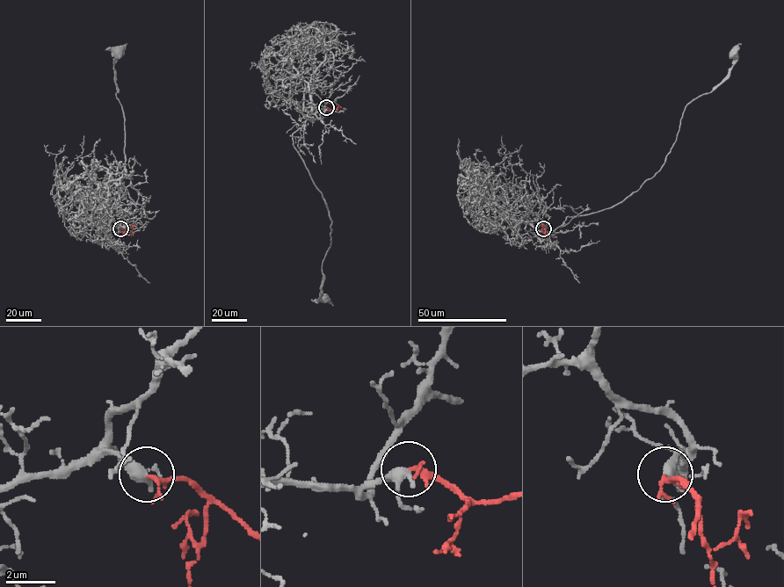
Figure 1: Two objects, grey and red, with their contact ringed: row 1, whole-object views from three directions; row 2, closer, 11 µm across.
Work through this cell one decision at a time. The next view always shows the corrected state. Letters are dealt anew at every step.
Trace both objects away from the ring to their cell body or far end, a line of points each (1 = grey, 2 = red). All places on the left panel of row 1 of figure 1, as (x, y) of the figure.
1: (120, 228), (105, 232), (86, 216), (115, 196), (126, 171), (125, 118), (114, 82), (119, 53)
2: (120, 228), (130, 233), (134, 223)

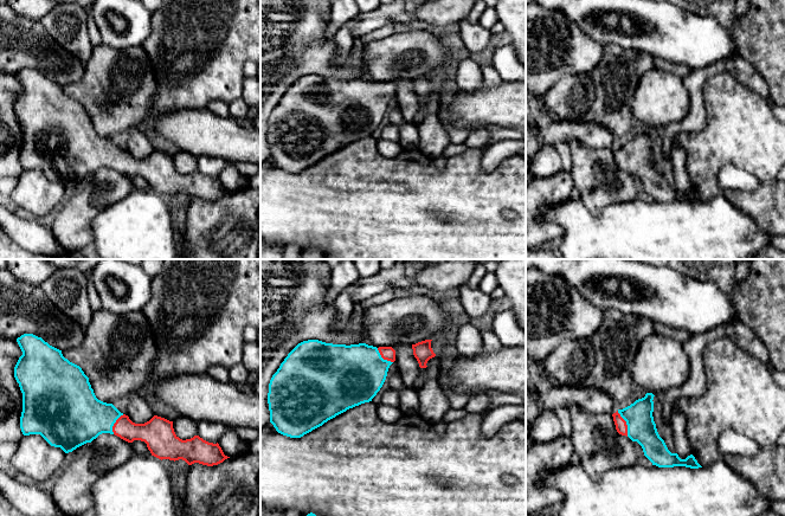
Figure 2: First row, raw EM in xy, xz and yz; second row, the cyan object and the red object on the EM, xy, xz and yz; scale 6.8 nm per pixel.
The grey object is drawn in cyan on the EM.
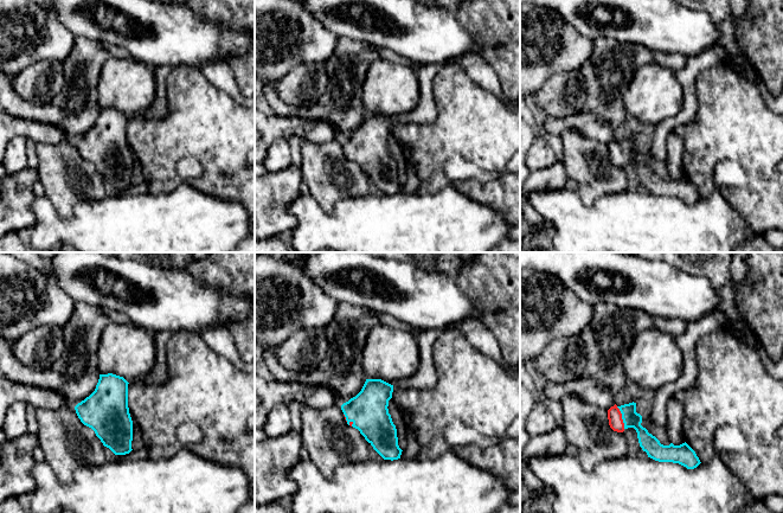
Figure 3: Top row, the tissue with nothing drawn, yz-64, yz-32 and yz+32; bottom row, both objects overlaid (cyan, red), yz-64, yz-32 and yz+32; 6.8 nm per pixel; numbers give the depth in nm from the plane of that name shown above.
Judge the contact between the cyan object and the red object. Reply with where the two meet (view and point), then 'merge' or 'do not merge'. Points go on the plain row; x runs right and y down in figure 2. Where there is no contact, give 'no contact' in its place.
meets cyan in yz at (626, 159); merge

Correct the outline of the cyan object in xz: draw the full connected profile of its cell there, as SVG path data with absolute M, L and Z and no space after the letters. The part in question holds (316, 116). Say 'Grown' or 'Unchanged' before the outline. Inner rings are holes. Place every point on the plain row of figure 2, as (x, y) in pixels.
Grown. M303 76L288 89L270 115L270 157L281 169L301 173L347 144L372 136L394 96L392 82Z

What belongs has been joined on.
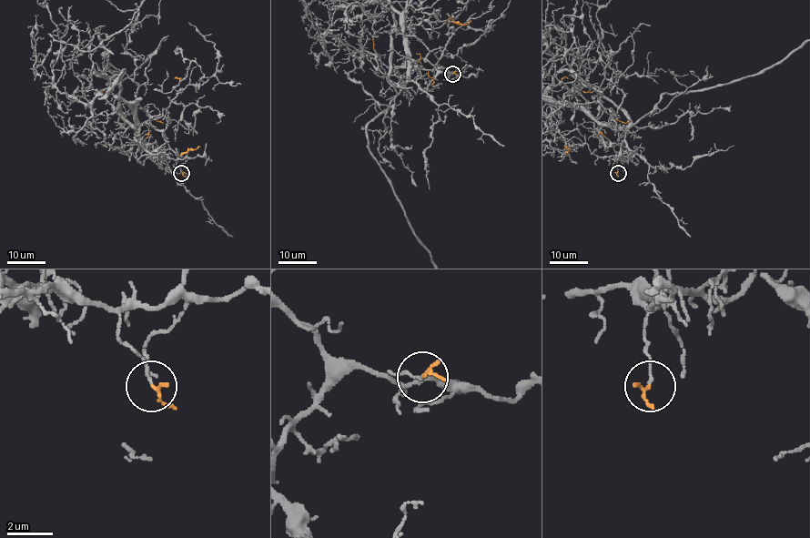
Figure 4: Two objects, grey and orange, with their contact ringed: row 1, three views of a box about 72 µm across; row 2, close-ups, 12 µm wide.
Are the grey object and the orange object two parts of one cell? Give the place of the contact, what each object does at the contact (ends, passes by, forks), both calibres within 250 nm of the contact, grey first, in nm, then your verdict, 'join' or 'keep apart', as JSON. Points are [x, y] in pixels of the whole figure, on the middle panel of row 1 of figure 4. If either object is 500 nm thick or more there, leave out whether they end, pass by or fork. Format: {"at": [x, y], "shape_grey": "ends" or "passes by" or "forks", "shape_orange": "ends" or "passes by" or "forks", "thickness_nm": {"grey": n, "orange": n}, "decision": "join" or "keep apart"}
{"at": [452, 74], "shape_grey": "passes by", "shape_orange": "ends", "thickness_nm": {"grey": 80, "orange": 160}, "decision": "keep apart"}

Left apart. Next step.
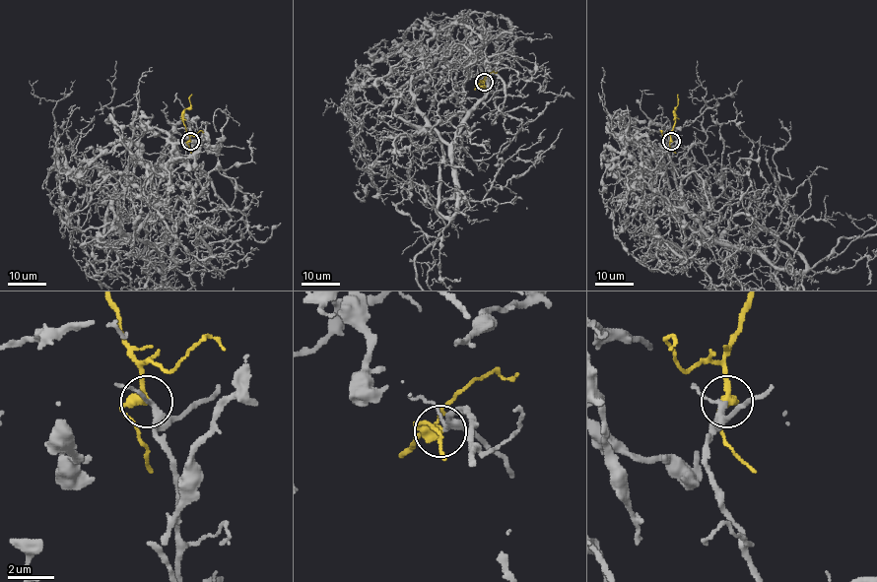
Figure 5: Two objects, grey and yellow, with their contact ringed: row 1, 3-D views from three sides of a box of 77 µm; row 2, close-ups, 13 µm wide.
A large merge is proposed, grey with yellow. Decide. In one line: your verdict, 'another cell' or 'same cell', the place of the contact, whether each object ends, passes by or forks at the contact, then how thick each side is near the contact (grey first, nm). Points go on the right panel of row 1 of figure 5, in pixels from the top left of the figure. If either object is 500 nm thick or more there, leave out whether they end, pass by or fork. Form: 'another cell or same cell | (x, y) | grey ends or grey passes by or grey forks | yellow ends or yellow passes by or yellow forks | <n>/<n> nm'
same cell | (671, 141) | grey passes by | yellow passes by | 240/360 nm

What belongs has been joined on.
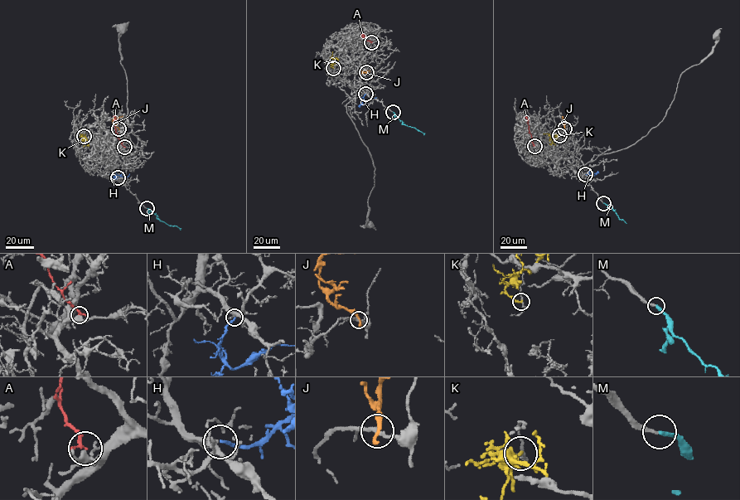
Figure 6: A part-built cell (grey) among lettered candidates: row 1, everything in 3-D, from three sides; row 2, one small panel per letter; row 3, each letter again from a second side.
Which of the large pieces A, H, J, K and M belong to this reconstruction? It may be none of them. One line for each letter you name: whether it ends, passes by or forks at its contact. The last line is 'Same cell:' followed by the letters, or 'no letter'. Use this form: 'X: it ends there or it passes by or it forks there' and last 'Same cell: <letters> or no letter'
H: it ends there
M: it ends there
Same cell: H, M

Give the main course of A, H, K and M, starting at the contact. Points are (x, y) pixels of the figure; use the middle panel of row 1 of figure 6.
A: (371, 42), (364, 39), (361, 36), (364, 35)
H: (365, 94), (363, 98), (365, 101), (376, 97)
K: (333, 68), (331, 65), (336, 60), (331, 56), (332, 51)
M: (393, 112), (403, 123), (414, 128), (423, 134)

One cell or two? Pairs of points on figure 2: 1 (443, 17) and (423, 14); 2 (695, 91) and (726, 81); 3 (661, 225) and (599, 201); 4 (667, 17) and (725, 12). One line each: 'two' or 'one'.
1: one
2: two
3: two
4: two

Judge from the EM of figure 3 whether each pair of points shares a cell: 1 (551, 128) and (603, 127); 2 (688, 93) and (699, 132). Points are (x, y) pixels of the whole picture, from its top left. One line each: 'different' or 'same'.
1: same
2: different

